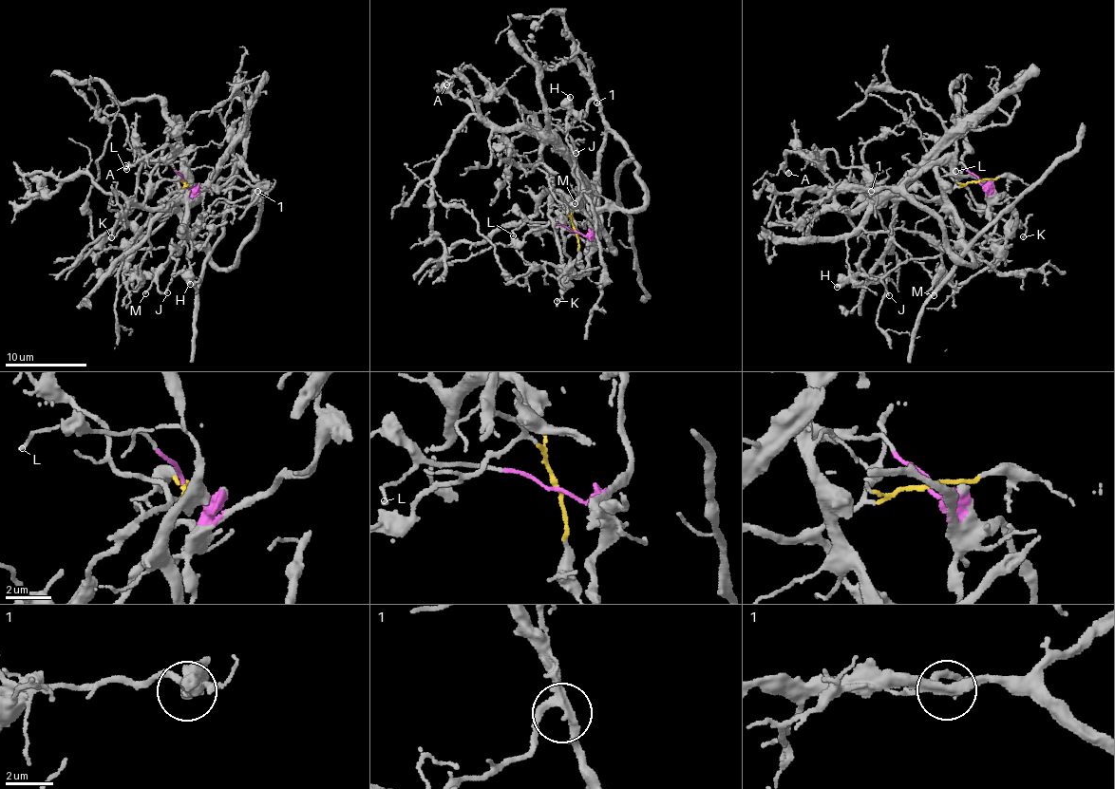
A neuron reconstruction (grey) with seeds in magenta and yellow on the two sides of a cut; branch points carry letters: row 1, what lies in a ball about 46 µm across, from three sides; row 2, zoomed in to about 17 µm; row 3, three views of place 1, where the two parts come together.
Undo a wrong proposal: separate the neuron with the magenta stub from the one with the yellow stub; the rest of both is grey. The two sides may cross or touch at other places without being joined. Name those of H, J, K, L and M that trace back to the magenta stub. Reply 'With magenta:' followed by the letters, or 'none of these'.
With magenta: H, J, K, L, M

